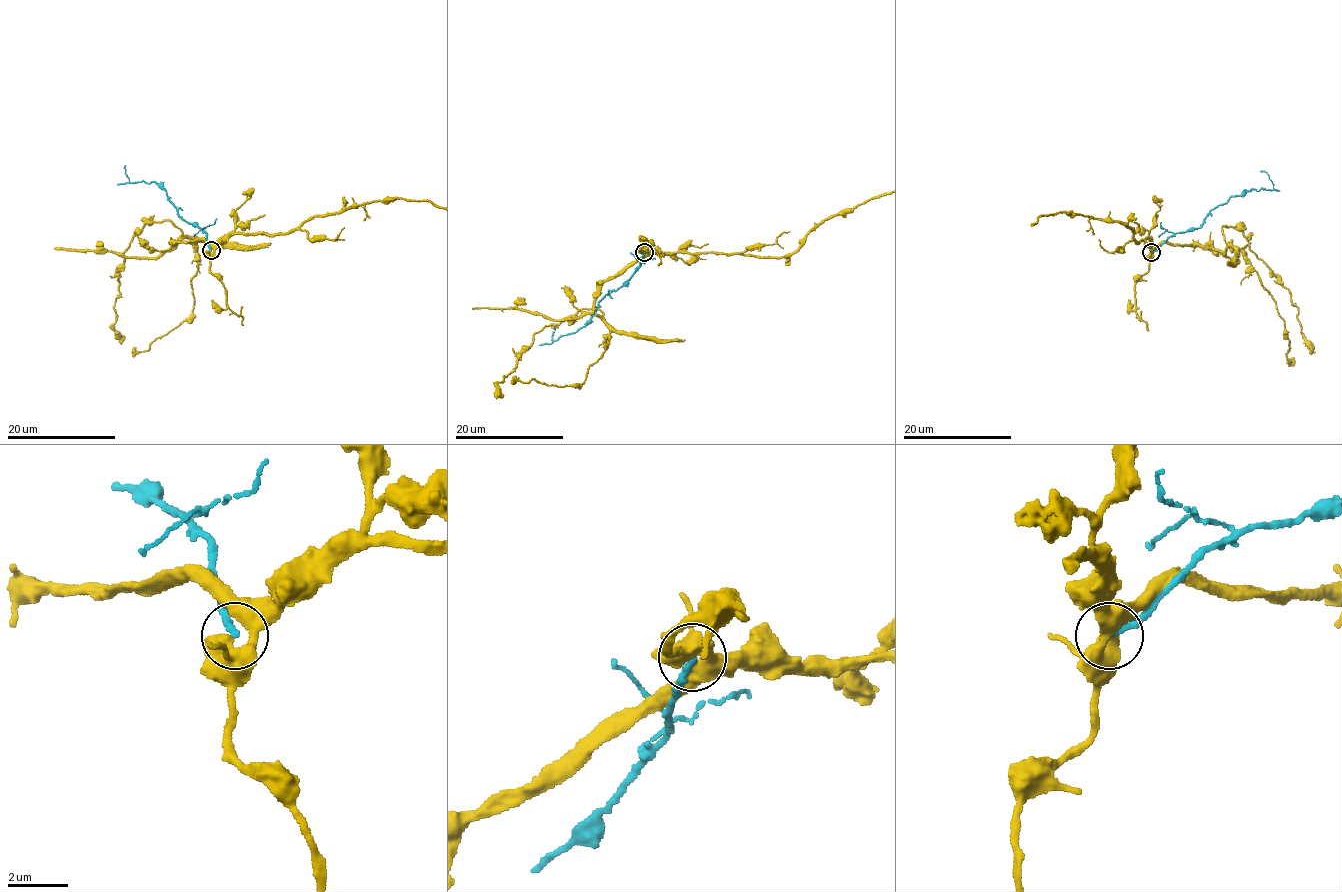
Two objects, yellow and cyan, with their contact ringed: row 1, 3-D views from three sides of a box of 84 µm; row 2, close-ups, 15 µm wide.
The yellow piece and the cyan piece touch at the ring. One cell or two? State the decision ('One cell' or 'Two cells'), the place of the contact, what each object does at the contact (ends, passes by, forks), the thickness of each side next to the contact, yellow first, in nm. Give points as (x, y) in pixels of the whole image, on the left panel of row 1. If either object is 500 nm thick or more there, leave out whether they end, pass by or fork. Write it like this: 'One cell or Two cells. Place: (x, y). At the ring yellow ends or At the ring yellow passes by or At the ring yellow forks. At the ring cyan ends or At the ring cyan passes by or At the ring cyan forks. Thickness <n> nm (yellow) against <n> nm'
Two cells. Place: (211, 250). Thickness 650 nm (yellow) against 220 nm

